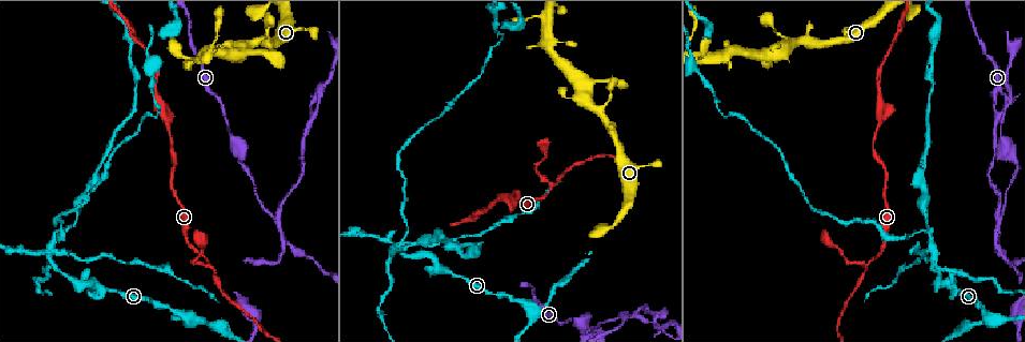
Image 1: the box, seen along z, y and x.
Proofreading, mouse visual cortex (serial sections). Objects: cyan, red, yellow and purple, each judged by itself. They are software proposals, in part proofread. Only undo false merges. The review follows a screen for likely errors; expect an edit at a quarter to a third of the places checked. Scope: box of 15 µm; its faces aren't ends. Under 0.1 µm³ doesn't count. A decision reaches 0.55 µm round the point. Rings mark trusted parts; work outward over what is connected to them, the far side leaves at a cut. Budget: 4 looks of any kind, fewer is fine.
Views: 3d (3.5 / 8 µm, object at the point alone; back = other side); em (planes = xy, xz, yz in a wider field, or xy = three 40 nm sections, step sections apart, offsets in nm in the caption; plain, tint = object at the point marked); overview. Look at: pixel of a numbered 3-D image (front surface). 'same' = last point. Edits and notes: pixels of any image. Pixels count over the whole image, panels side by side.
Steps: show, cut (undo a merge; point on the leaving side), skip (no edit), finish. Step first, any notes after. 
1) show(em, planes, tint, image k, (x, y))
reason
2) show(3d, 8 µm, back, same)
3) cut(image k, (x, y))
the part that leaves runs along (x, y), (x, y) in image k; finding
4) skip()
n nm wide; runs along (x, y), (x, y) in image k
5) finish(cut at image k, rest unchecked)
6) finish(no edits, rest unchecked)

show(3d, 3.5 µm, image 1, (590, 84))
thin neck

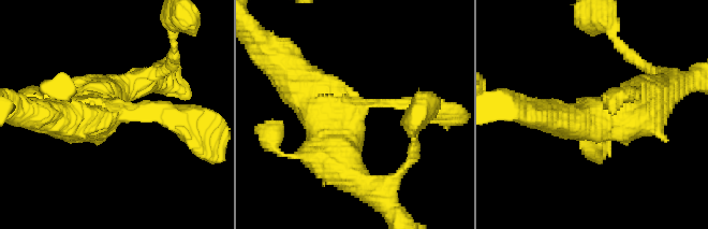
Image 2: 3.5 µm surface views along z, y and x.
show(em, xy, step 2, tint, image 2, (351, 112))

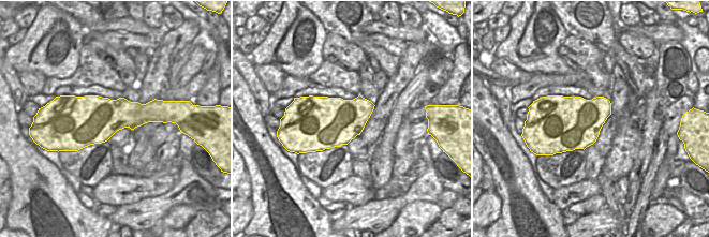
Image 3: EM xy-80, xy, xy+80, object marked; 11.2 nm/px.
skip()
one cell here

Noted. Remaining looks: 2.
show(3d, 3.5 µm, image 1, (106, 288))

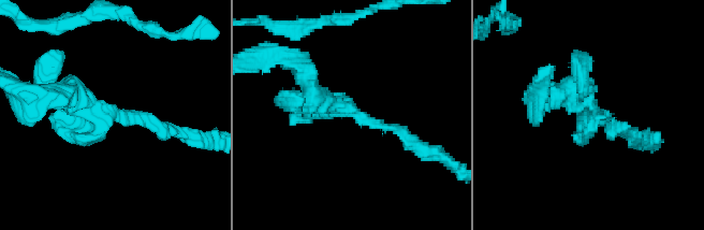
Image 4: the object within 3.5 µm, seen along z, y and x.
show(em, xy, step 5, tint, image 4, (355, 114))
shape alone is not enough

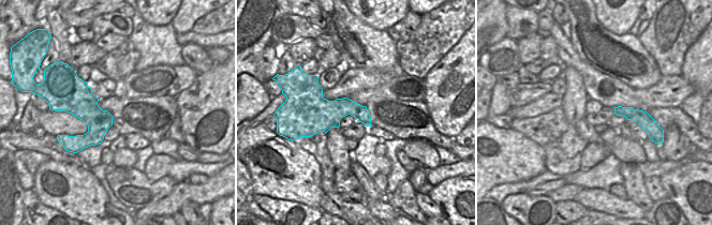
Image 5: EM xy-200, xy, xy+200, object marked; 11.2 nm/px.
skip()
runs along (415, 143), (320, 102), (307, 80) in image 4; all the same cell

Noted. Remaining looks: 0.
finish(no edits, rest unchecked)

